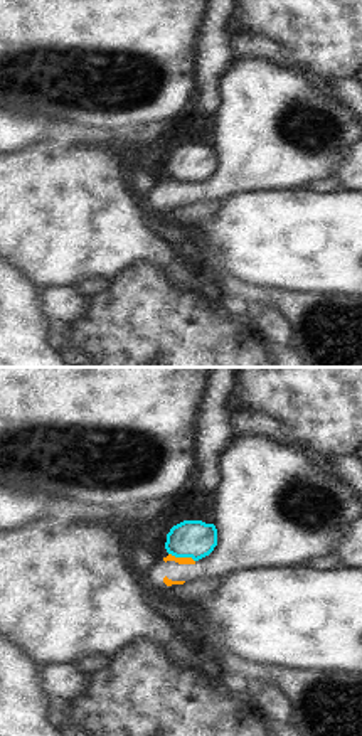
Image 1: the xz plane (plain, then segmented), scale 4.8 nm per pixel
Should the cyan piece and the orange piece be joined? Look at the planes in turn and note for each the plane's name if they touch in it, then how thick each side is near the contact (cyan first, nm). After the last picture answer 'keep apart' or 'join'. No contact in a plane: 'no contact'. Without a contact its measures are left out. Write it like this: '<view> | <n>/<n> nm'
xz | 180/30 nm

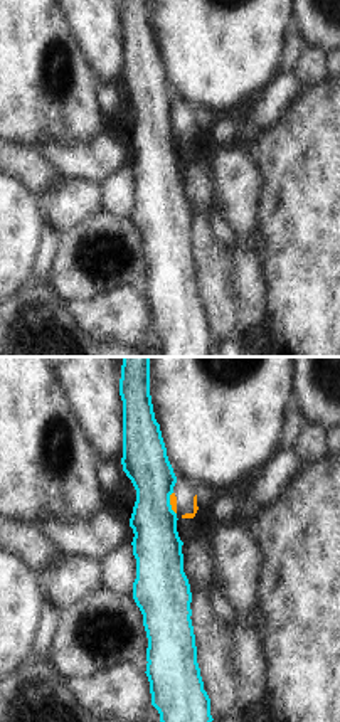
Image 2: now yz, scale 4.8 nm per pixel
yz | 240/30 nm

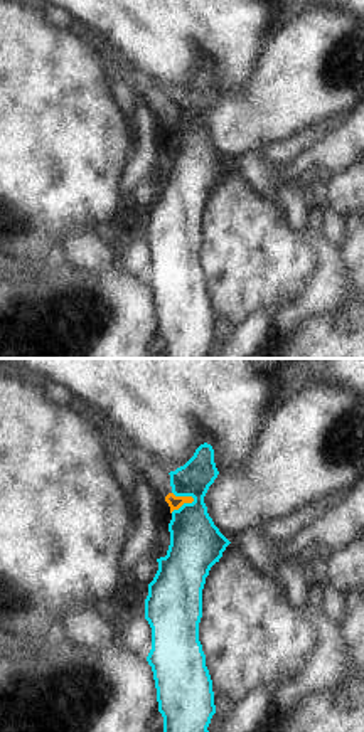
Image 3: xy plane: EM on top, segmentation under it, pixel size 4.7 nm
xy | 260/70 nm

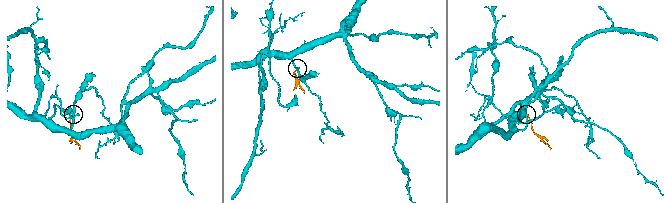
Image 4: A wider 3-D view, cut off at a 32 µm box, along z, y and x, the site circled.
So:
keep apart

